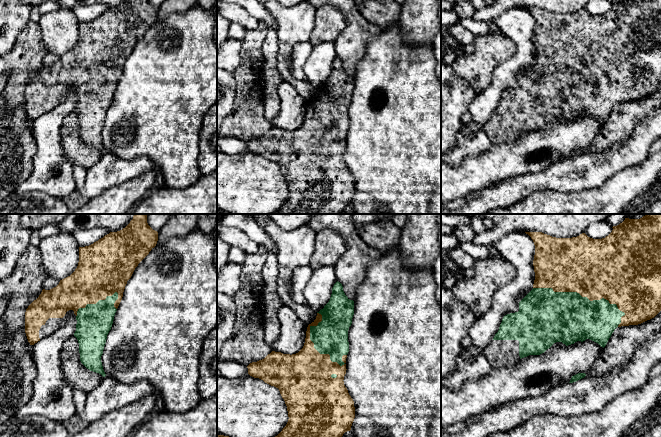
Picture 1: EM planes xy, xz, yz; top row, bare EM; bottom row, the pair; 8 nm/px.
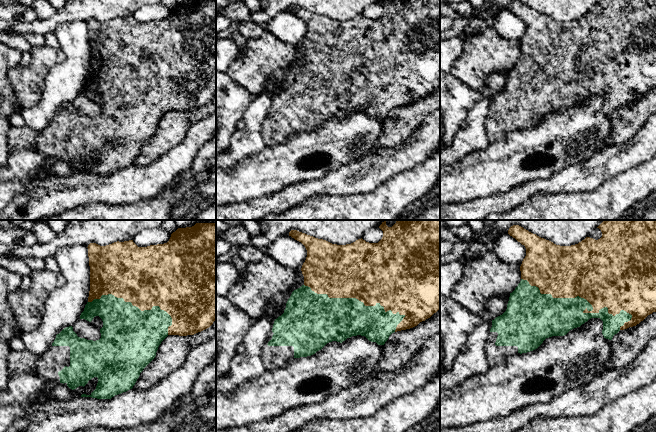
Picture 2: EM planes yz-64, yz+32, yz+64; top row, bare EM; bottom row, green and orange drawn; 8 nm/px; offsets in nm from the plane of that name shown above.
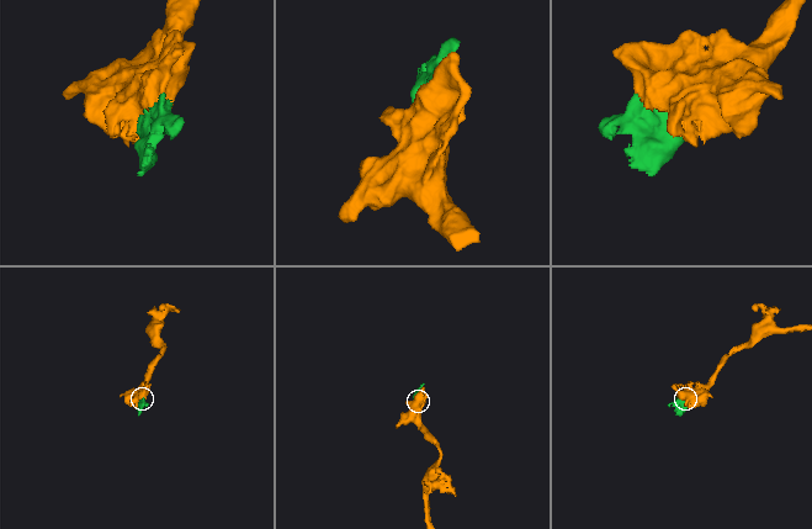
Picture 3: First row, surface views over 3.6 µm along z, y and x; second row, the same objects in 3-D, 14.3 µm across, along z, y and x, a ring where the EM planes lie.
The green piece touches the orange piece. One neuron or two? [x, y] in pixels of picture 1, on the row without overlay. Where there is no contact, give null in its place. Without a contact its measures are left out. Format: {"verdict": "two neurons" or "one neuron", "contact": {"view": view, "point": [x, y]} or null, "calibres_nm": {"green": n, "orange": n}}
{"verdict": "one neuron", "contact": {"view": "yz", "point": [579, 70]}, "calibres_nm": {"green": 420, "orange": 480}}

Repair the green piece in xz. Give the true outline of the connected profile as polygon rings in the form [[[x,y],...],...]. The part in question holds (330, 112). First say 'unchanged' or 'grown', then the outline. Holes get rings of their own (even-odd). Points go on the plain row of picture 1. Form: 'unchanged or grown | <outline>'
grown | [[[340,58],[332,64],[329,78],[317,88],[316,95],[308,101],[303,124],[296,130],[283,130],[272,127],[264,135],[250,139],[248,150],[279,165],[288,187],[288,198],[274,214],[341,214],[351,206],[355,194],[354,177],[344,161],[346,134],[349,128],[348,106],[354,91],[354,77],[343,67]]]

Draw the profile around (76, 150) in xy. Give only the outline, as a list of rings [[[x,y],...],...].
[[[74,111],[63,120],[61,137],[64,155],[72,165],[79,165],[88,170],[104,154],[101,150],[90,147],[81,139],[79,119]]]

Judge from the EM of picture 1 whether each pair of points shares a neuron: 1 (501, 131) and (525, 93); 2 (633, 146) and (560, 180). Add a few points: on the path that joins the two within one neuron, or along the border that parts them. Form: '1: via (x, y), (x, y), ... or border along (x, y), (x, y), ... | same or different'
1: via (508, 122), (525, 105), (525, 102) | same
2: via (615, 159), (609, 164), (597, 168), (578, 170) | same

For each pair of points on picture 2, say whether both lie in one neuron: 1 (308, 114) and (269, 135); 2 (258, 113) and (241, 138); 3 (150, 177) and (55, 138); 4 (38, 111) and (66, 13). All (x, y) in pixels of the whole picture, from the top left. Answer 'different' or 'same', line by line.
1: same
2: same
3: different
4: different

